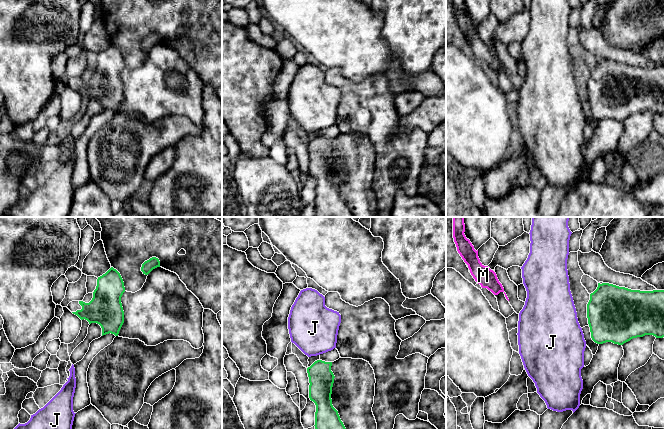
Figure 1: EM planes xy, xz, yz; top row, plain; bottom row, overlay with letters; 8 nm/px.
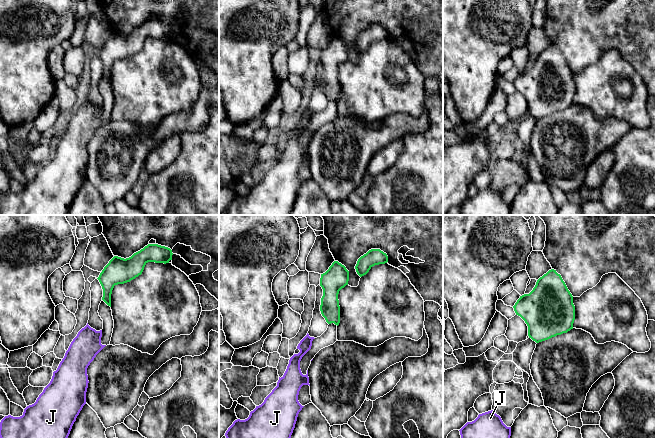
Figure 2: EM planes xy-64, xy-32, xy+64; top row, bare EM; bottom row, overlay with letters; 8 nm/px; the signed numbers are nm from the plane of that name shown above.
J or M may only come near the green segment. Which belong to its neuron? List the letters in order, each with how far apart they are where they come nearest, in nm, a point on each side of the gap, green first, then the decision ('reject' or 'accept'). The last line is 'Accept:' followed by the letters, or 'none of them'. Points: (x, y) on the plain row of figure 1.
J: 40 nm apart; from green across xz (317, 136), (316, 131); reject
M: 650 nm apart; from green across yz (587, 80), (508, 76); accept
Accept: M

